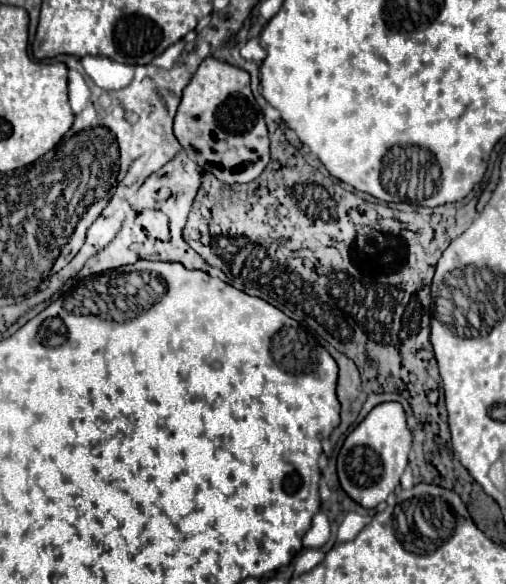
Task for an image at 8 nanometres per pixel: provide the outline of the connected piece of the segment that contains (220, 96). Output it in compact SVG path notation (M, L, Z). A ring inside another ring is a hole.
M207 57L191 77L189 85L183 89L183 99L175 115L175 137L187 151L189 159L203 171L211 171L219 181L233 185L257 179L269 163L269 137L263 113L249 89L249 73L229 63L221 63L219 59Z

